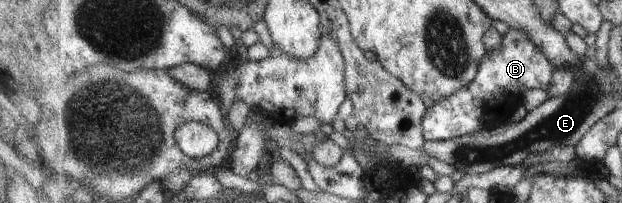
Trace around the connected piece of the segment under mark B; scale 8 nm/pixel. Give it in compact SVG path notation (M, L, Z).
M510 29L501 37L499 48L484 56L472 83L448 99L434 101L435 104L428 108L420 126L425 140L448 141L504 124L515 106L519 106L521 94L531 88L546 90L556 70L549 57L533 44L526 33Z

